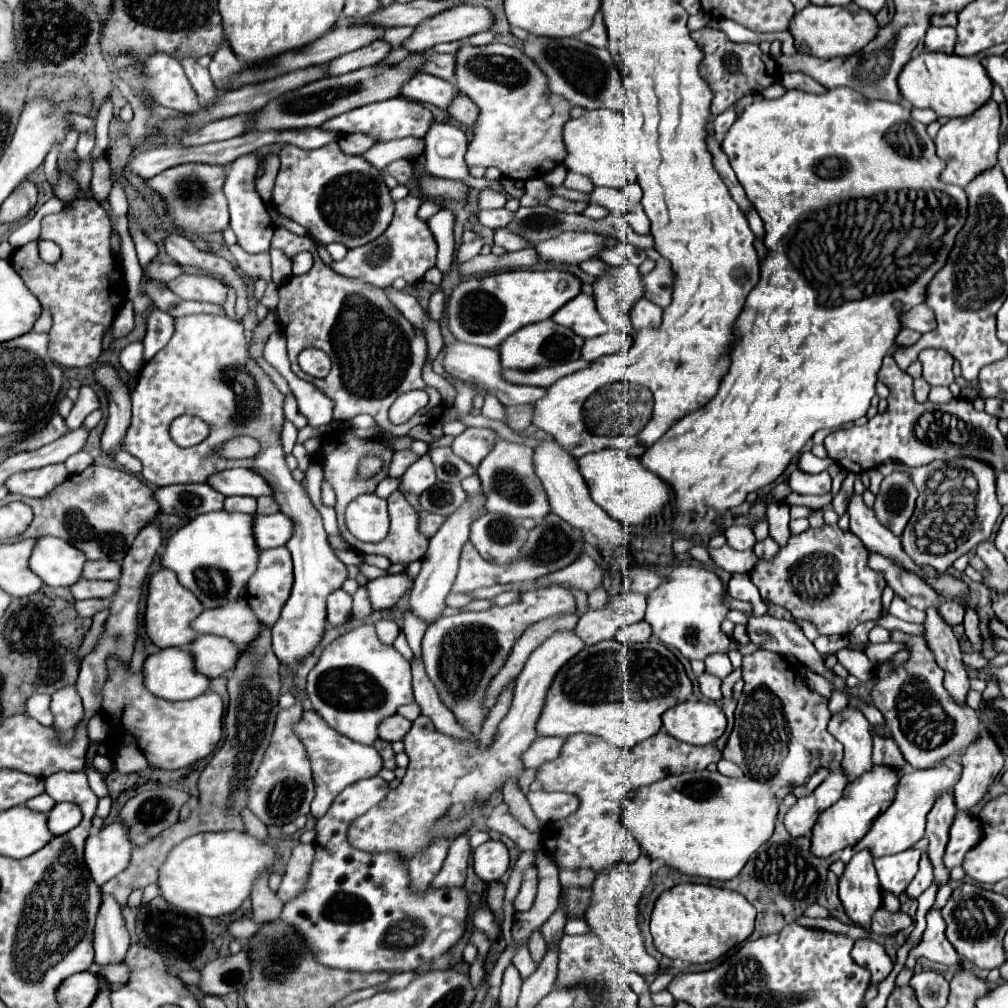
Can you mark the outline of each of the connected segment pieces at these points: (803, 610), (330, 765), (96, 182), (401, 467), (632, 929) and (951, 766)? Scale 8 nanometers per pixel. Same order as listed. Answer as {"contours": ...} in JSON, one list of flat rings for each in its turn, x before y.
{"contours":[[[825,526,825,528,829,528,829,532,827,532,829,538,831,538,831,530,833,530,835,540,829,540,825,536,823,528,809,528,803,534,791,536,787,546,781,548,779,554,771,562,761,560,755,566,755,570,751,572,751,580,759,588,765,604,783,606,797,620,809,620,811,624,817,626,819,634,823,634,823,636,831,636,831,634,847,636,853,632,853,628,857,624,879,618,881,592,887,582,883,582,883,576,879,574,879,570,871,570,871,566,867,566,869,552,859,542,859,538,855,538,855,534,851,534,849,530,841,530,839,526]],[[313,710,303,712,301,722,295,724,295,732,301,738,301,742,305,744,309,760,311,760,311,768,313,768,315,800,311,804,311,814,315,818,321,818,323,814,327,814,327,810,331,808,331,802,343,788,347,788,349,784,353,784,361,778,377,776,379,770,383,768,383,760,373,746,363,746,363,744,351,742,347,736,339,734,337,730,331,730,327,726,327,722,323,722,323,718,319,718,319,714,315,714]],[[103,158,99,160,91,160,93,164,93,180,91,180,91,188,93,188,93,198,101,200,109,196,111,190,111,168,109,162]],[[409,452,409,458,393,458,393,464,391,464,391,468,389,468,389,476,393,476,393,478,403,476,405,470,407,470,417,458,419,458,419,456,415,456,413,452]],[[641,854,637,862,631,864,617,862,613,868,601,870,597,874,593,882,593,902,585,914,585,920,591,926,591,930,601,938,601,942,607,948,615,952,619,962,643,978,651,978,661,972,659,962,645,952,643,938,637,926,637,902,643,896,649,882,651,882,651,858,647,858,647,854]],[[947,758,929,770,907,768,903,778,899,780,899,786,895,788,895,802,891,802,891,806,873,822,871,830,865,834,865,838,861,842,843,850,841,860,843,862,851,860,853,854,857,854,859,850,871,850,873,858,881,858,881,856,899,854,903,850,909,850,913,844,917,844,923,838,925,816,931,810,935,798,945,790,953,790,959,776,961,776,961,762,957,762,953,758]]]}

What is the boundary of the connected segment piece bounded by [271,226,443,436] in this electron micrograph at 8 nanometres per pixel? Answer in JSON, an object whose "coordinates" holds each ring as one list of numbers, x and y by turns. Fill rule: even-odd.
{"coordinates":[[279,226,275,228,271,246,279,246,287,256,295,256,299,252,313,254,313,268,307,274,291,276,287,284,279,286,277,314,281,332,287,338,291,370,333,400,333,420,351,420,357,414,369,414,381,428,395,436,407,436,407,432,417,424,437,424,443,414,443,400,441,394,431,390,421,378,423,362,427,360,427,342,423,332,417,326,411,326,411,322,391,306,381,288,341,276,325,266,309,236,297,236],[309,346,323,350,333,362,329,376,323,380,309,378,297,364,299,352],[415,388,427,390,429,404,405,424,395,426,387,416,389,406,399,394]]}

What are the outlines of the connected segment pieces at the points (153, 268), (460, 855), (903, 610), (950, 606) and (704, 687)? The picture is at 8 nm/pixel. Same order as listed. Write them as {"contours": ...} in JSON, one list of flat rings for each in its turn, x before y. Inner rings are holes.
{"contours":[[[151,262,149,268,147,268,147,274,149,274,149,278,161,280,161,282,169,282,169,280,173,280,173,278,183,274,183,266,177,264,177,262,173,262,173,264,153,264]],[[463,834,451,842,445,864,439,870,439,874,435,876,435,880,431,882,431,886,435,886,435,888,463,886,465,870,467,870,467,862,469,862,469,854,471,854,469,838,471,838,471,834]],[[897,596,893,598,893,602,891,602,891,606,889,606,889,612,891,612,893,616,905,620,905,622,915,622,915,624,923,624,923,622,925,622,925,612,909,606,907,602,903,602,903,600,897,598]],[[945,602,937,610,939,610,939,616,943,618,943,622,947,622,947,626,955,628,955,626,963,624,965,610,963,610,961,604,957,604,957,602]],[[703,672,699,676,699,690,701,690,701,694,705,698,709,698,713,702,717,702,719,698,723,698,723,694,721,694,721,680,715,678,715,676,711,676,711,674,707,674,707,672]]]}

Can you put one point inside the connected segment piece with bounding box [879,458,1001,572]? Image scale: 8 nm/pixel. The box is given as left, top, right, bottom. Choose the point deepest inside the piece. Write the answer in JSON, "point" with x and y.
{"point":[959,497]}

